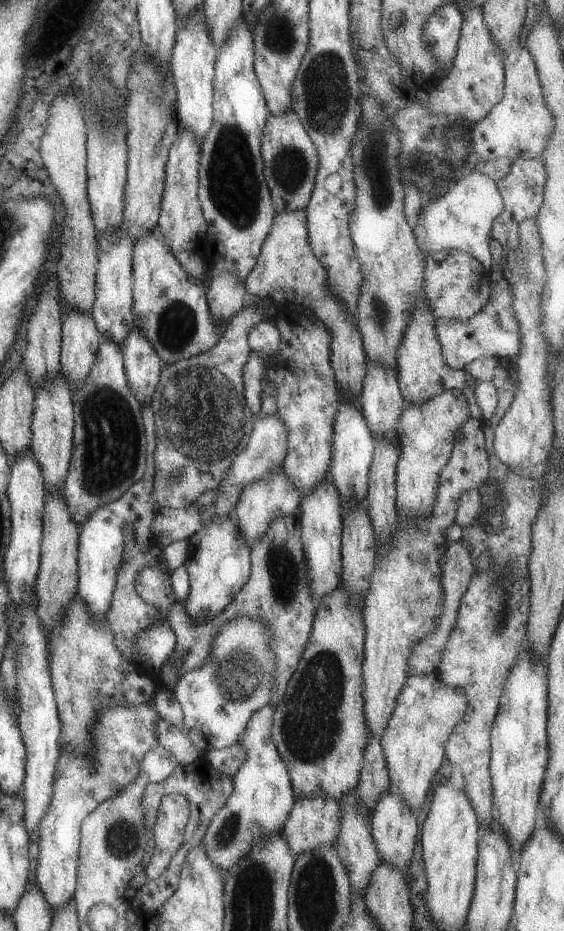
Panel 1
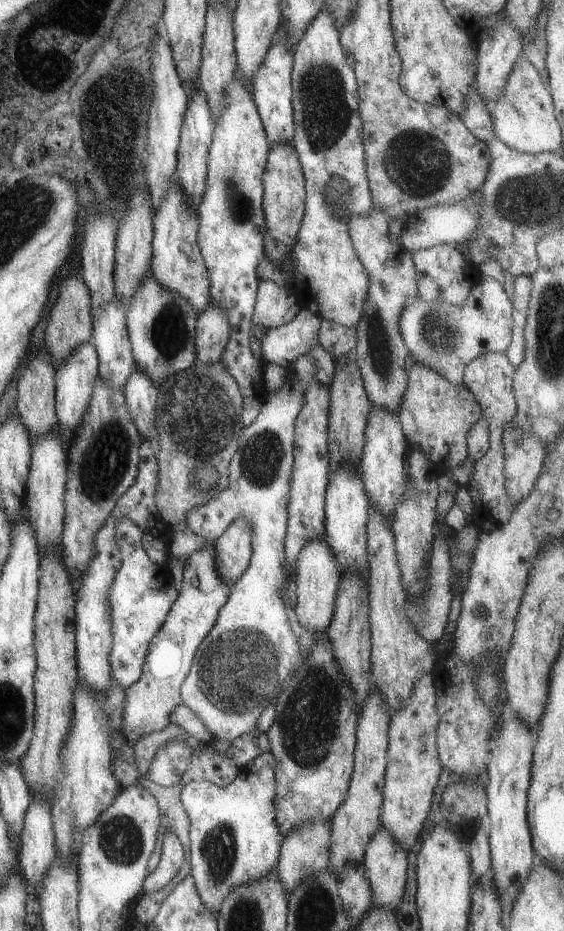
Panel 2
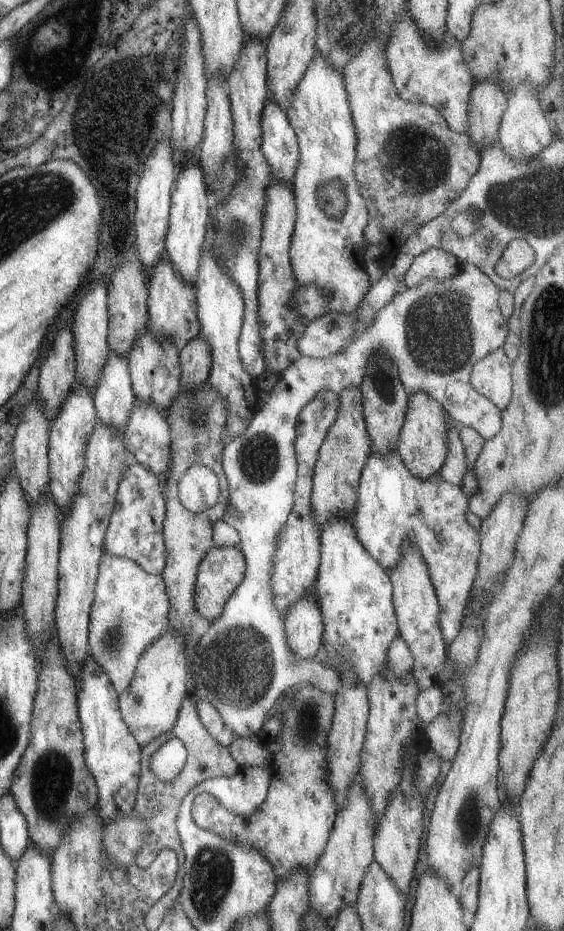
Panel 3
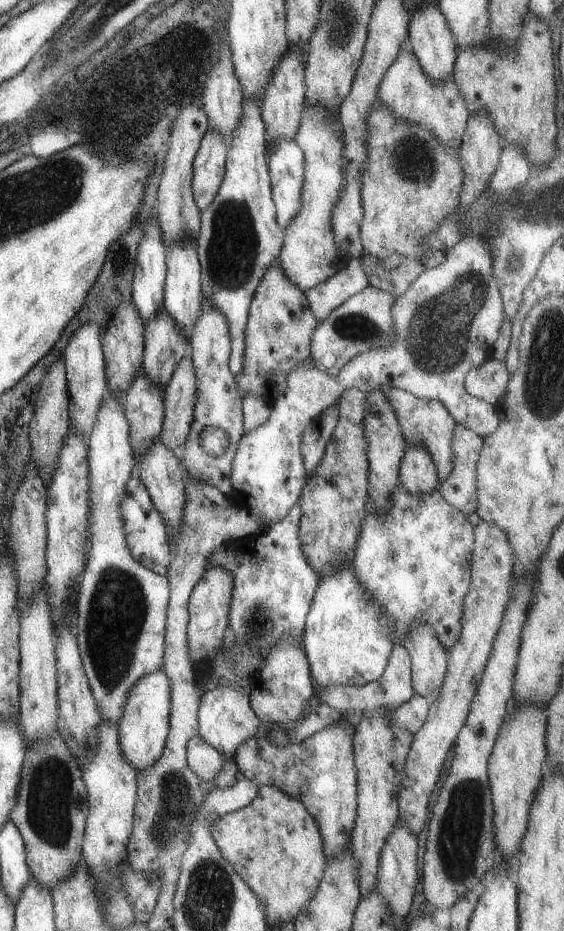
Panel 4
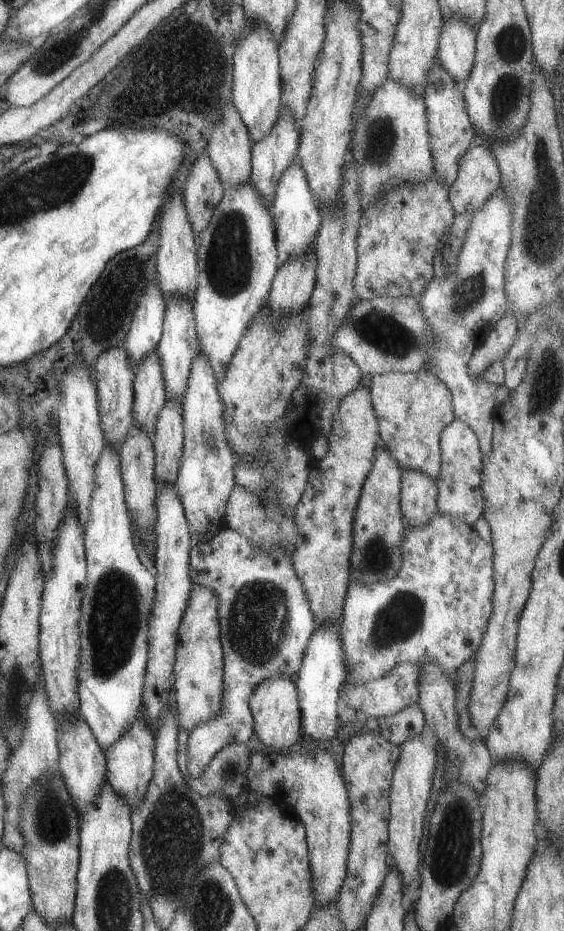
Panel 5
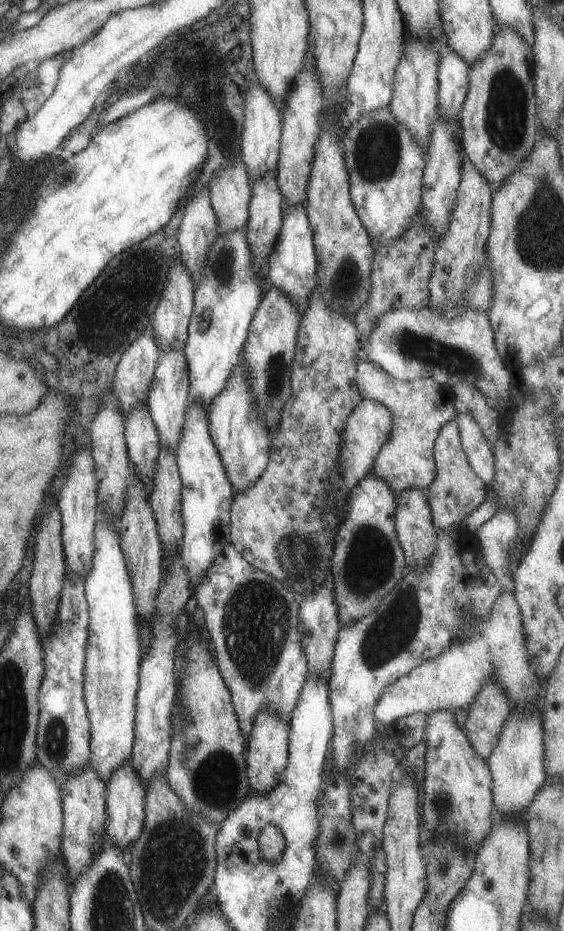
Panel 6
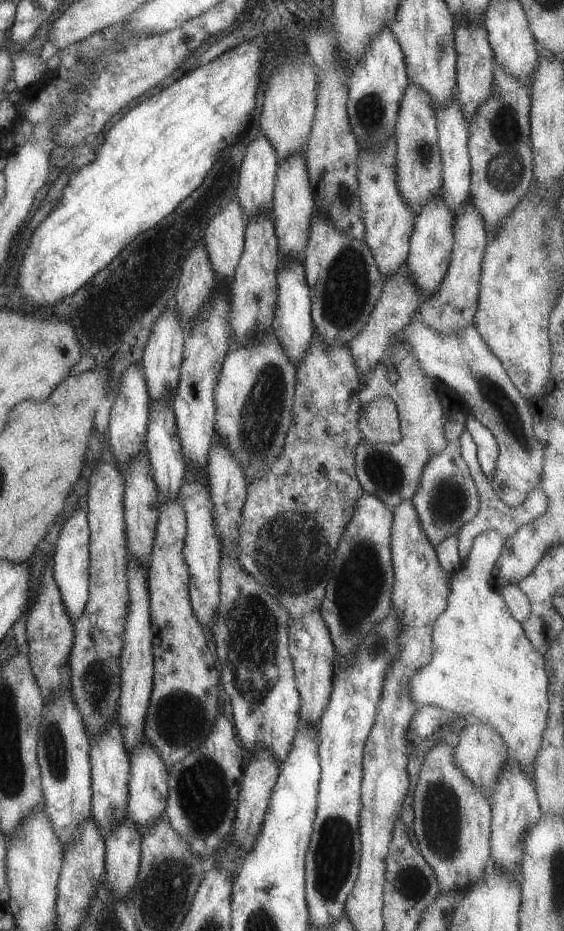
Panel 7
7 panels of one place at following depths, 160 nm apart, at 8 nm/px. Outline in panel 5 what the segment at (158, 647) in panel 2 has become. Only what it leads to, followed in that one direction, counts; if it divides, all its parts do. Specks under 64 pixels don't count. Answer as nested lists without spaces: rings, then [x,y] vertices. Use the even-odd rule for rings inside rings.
[[[139,714],[112,746],[103,750],[106,758],[106,780],[111,788],[122,797],[130,810],[144,795],[148,780],[152,775],[154,736],[153,731],[144,724]]]

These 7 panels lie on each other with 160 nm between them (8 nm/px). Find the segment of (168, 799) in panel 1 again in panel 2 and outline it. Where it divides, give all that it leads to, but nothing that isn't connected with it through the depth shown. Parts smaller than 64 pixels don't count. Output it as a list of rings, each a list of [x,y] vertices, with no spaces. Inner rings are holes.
[[[170,827],[166,828],[163,835],[160,852],[160,860],[155,865],[155,868],[148,871],[142,880],[139,890],[141,894],[144,892],[151,894],[151,892],[155,892],[165,886],[179,870],[179,866],[183,864],[183,848],[181,848],[177,836],[175,836]]]

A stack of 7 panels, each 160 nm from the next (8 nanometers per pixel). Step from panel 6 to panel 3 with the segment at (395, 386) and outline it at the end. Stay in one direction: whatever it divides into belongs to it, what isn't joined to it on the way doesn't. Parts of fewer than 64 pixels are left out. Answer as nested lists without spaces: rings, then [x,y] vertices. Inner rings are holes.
[[[451,419],[446,420],[446,426],[447,452],[438,474],[443,481],[453,486],[460,486],[467,470],[464,448],[459,438],[459,426],[453,423]]]

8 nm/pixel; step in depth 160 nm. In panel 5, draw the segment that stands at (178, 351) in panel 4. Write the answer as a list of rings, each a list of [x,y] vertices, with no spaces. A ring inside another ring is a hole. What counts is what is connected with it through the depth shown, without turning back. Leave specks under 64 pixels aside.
[[[154,350],[135,369],[132,385],[132,422],[147,434],[153,434],[159,409],[165,404],[164,386]]]

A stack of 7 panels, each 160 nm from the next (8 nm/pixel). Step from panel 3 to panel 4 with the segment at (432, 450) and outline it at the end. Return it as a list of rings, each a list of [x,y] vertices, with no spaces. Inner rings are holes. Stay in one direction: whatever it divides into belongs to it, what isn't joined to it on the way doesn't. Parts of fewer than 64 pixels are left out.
[[[404,444],[397,480],[411,496],[421,498],[439,485],[439,478],[431,454],[421,444]]]

